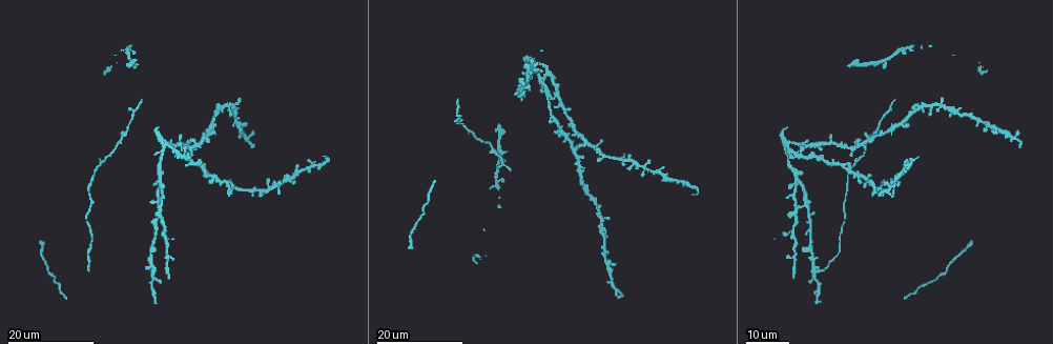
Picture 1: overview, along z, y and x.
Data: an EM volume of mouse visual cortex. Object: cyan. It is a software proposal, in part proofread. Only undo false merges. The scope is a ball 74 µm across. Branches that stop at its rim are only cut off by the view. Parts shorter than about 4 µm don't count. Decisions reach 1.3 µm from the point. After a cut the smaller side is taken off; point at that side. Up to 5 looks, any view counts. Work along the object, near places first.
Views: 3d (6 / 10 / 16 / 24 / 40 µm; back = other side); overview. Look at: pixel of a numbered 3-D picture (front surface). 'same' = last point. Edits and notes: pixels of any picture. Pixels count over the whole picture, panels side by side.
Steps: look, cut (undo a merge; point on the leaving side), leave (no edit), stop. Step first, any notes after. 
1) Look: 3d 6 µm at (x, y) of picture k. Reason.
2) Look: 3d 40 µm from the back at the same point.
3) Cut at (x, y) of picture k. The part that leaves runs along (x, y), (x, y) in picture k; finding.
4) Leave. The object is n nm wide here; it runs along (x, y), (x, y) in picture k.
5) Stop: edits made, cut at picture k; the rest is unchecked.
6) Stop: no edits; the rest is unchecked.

Look: 3d 24 µm at (793, 230) of picture 1. Three-way junction.

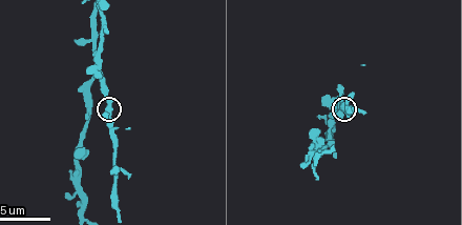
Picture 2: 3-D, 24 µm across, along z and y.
Look: 3d 6 µm at (107, 111) of picture 2.

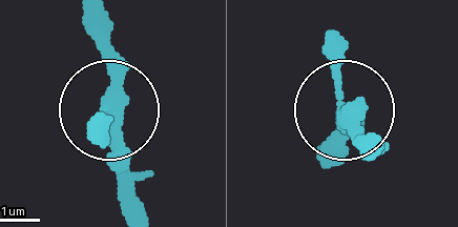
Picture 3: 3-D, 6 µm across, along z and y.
Leave. All the same neuron.

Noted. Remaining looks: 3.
Look: 3d 16 µm at (97, 53) of picture 2. A fork.

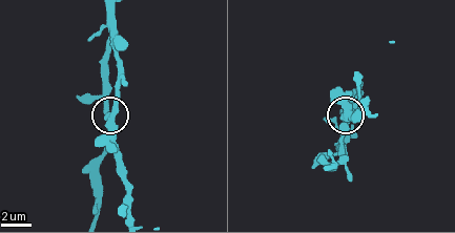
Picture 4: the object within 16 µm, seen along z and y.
Leave. The object is 360 nm wide here; all the same neuron.

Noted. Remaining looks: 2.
Look: 3d 10 µm at (83, 192) of picture 2. Three arms meet.

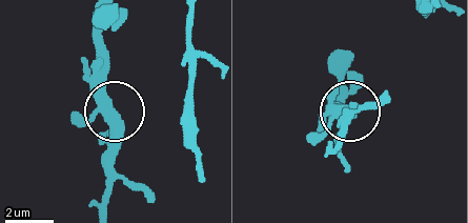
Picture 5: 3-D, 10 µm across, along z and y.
Leave. The object is 390 nm wide here; continuous, no second neuron.

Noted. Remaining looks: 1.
Stop: no edits; the rest is unchecked.

